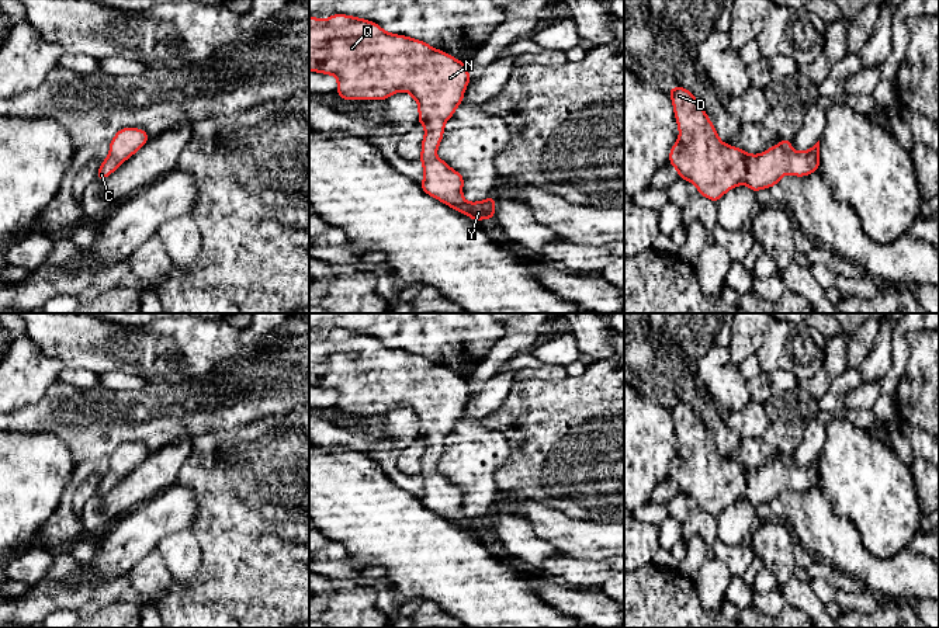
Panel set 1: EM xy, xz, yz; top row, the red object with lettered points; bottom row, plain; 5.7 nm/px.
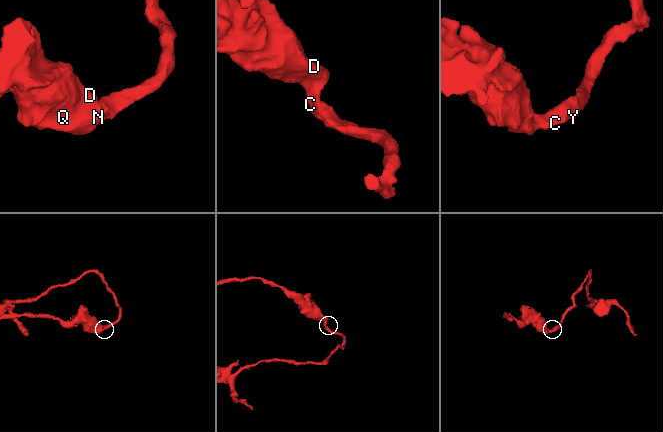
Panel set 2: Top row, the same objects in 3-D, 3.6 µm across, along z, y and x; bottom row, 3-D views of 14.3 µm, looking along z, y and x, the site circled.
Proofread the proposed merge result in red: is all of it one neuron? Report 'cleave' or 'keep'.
keep

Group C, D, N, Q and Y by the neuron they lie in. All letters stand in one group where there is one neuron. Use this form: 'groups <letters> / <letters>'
groups C D N Q Y

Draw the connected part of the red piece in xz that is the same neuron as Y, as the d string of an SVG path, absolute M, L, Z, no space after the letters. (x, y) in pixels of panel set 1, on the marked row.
M333 14L328 20L309 17L309 70L336 76L337 94L343 100L387 100L395 93L408 91L417 101L417 122L426 131L419 159L423 163L425 176L422 190L475 222L495 218L495 197L467 202L462 198L462 174L436 157L444 124L462 103L464 91L471 80L468 67L461 60L419 39L385 32L373 21Z

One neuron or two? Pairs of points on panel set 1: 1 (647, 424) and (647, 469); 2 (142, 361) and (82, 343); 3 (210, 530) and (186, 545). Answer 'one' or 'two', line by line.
1: one
2: one
3: two

